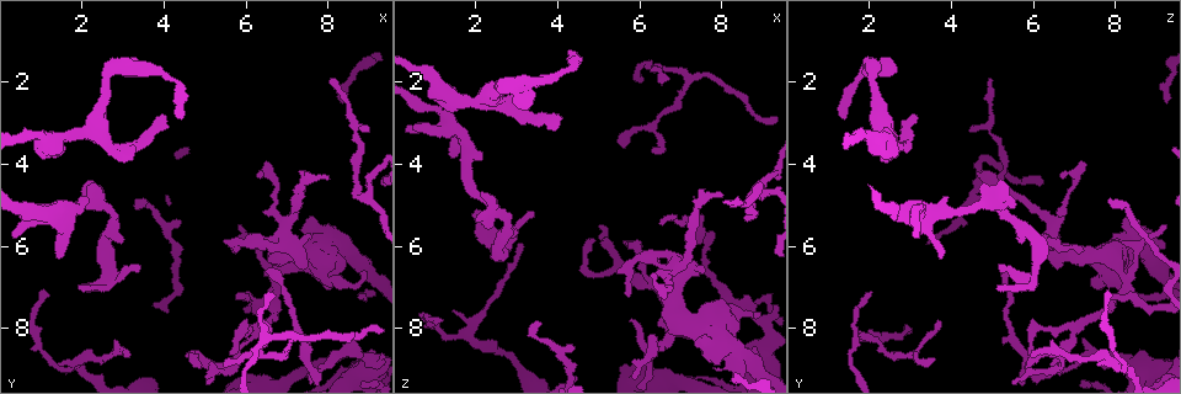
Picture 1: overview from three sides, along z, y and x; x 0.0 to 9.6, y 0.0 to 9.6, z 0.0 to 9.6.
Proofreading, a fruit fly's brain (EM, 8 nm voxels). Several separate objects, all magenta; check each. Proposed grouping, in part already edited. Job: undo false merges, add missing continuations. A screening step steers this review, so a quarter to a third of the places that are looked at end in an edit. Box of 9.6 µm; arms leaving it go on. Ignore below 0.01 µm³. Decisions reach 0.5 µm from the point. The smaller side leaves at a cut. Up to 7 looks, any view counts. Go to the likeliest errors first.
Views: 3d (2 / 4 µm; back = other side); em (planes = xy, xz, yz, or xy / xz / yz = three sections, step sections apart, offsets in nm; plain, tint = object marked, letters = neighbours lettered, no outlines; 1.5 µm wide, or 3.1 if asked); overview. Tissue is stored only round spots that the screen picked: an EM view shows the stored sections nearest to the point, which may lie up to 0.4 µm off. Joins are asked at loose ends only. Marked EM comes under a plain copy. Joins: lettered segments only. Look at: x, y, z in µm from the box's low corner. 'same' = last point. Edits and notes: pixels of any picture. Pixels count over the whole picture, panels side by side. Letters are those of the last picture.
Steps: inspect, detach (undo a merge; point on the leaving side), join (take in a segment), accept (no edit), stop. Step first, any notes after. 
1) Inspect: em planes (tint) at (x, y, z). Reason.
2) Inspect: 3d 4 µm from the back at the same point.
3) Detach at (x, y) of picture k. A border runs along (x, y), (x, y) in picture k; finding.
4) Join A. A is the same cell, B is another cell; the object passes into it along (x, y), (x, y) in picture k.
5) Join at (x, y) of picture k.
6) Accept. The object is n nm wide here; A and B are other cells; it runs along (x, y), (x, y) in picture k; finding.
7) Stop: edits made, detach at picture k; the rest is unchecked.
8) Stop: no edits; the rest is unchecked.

Inspect: 3d 4 µm from the back at (7.60, 5.25, 8.35).

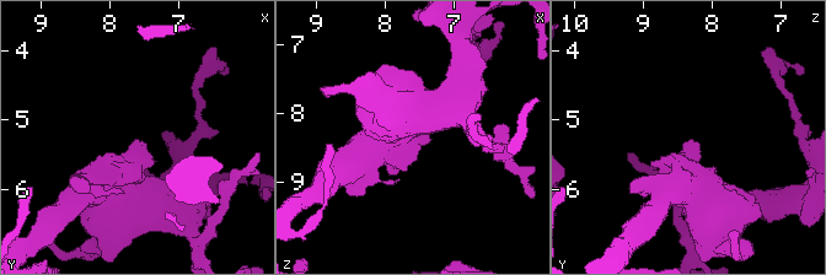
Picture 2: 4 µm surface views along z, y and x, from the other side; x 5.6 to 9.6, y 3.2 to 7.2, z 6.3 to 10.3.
Inspect: em 3.1 µm xy step 16 (letters) at (7.65, 5.25, 8.25).

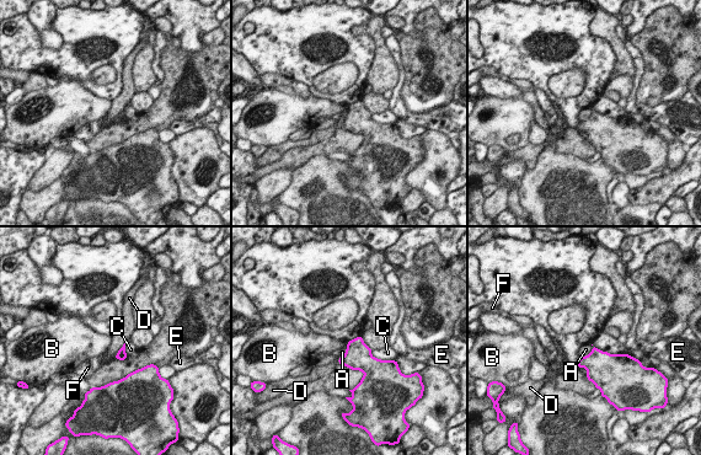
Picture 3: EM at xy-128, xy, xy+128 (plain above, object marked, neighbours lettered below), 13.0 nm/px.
Accept. A, B, C, D, E and F are other cells; none of them fits.

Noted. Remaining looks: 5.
Inspect: em planes (letters) at (1.35, 8.85, 7.65). Tapers out.

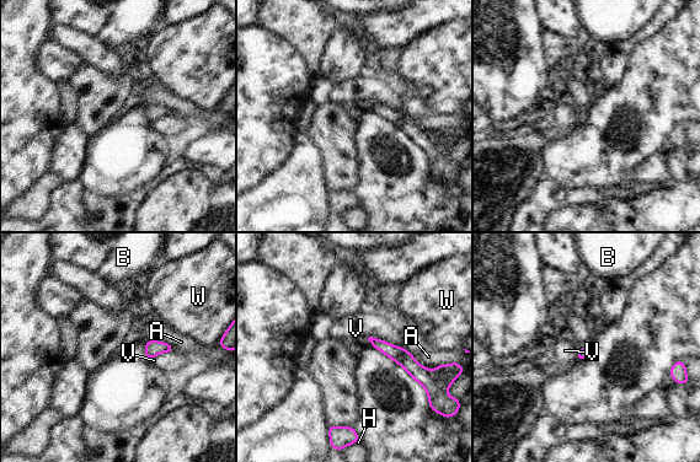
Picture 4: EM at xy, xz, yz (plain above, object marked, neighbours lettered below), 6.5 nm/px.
Accept. The longest contact is with V, 240 nm; A, B, H, V and W are other cells; a border runs along (367, 338), (375, 337), (401, 348) in picture 4; none of them fits.

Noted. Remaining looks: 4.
Inspect: 3d 2 µm at (5.60, 8.70, 5.90).

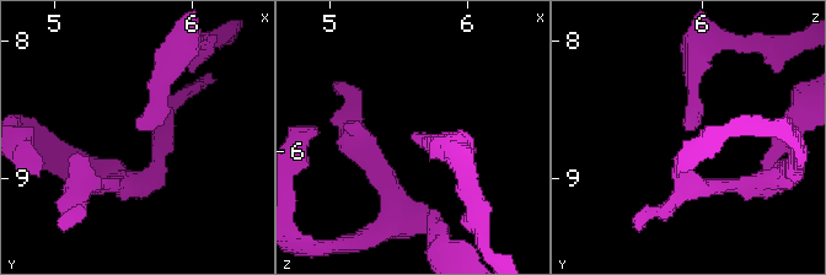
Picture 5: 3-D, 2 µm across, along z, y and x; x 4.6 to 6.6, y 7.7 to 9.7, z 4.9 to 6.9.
Inspect: em planes (letters) at (5.64, 8.66, 5.86). Now the EM.

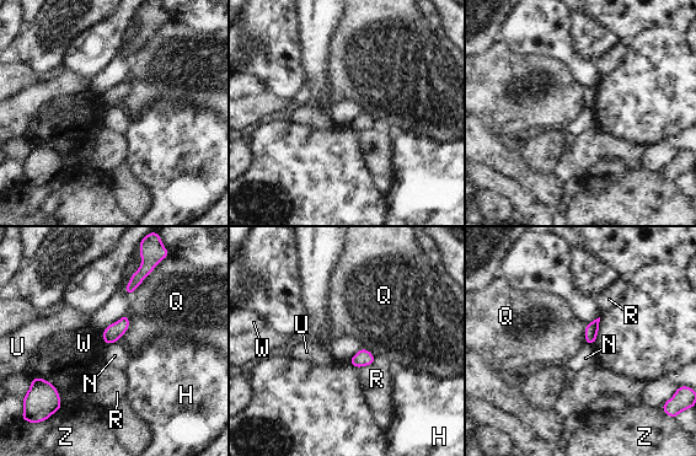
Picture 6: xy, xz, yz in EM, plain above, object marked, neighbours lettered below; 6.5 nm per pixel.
Accept. The longest contact is with Q, 200 nm; H, N, Q, R, U, W and Z are other cells; no lettered segment goes on from it.

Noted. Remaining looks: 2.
Stop: no edits; the rest is unchecked.

